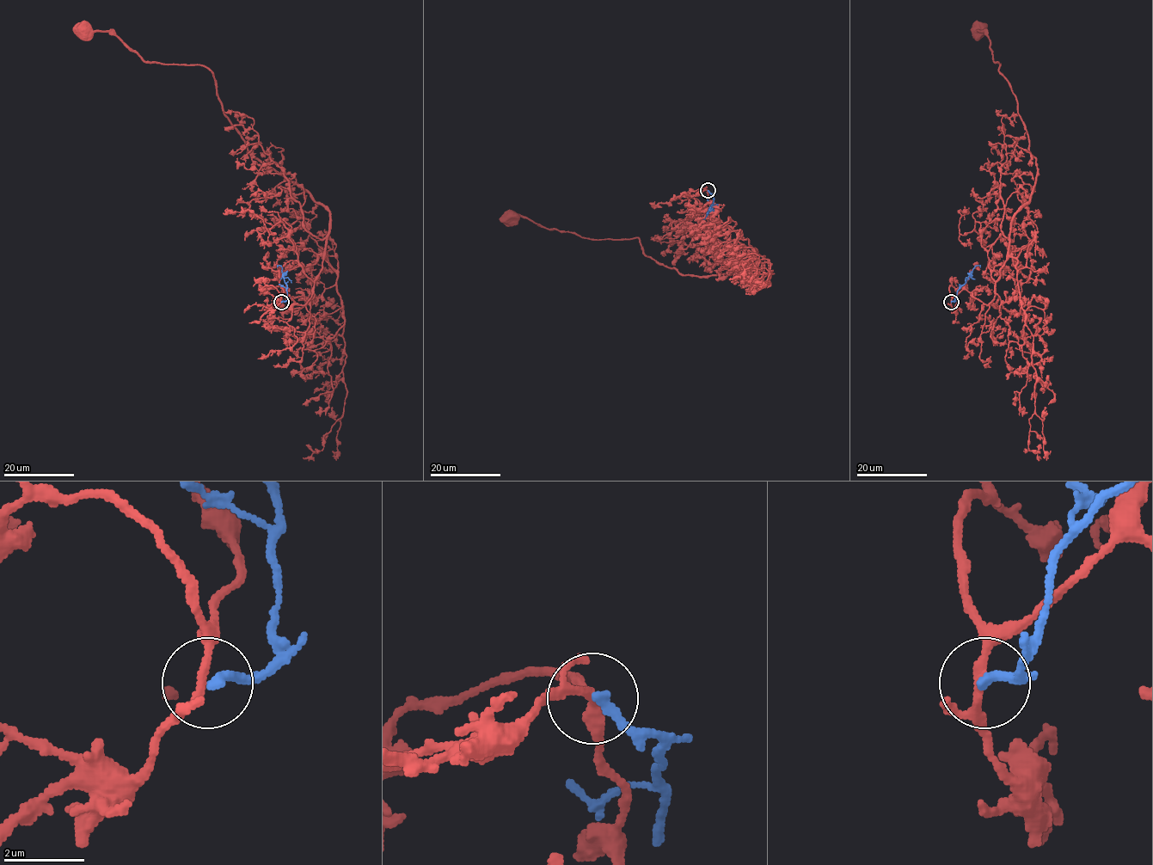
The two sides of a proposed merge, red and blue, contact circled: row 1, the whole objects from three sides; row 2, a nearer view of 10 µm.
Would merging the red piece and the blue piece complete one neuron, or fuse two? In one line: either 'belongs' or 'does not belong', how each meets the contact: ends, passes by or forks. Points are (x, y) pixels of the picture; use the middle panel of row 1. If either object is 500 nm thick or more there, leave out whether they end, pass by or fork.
does not belong; red forks; blue ends

